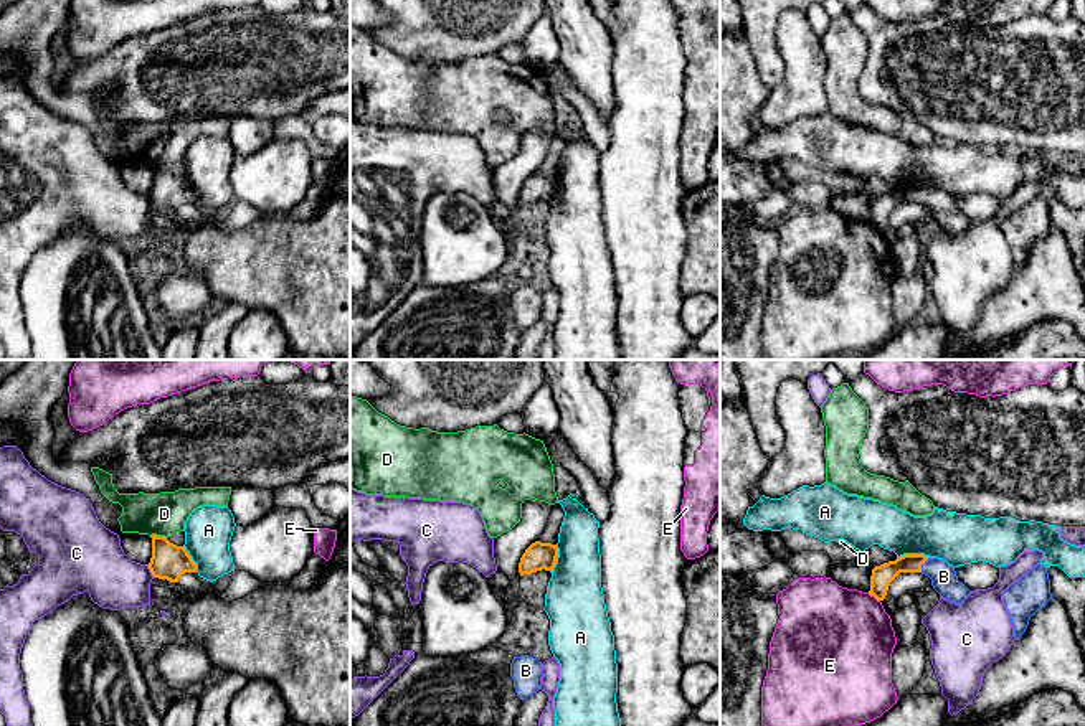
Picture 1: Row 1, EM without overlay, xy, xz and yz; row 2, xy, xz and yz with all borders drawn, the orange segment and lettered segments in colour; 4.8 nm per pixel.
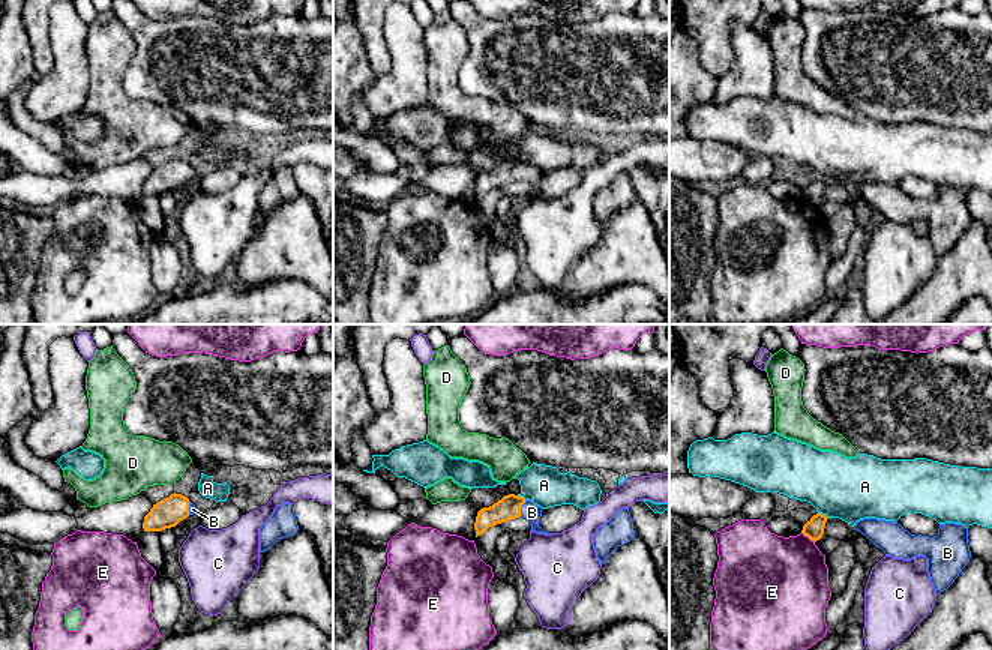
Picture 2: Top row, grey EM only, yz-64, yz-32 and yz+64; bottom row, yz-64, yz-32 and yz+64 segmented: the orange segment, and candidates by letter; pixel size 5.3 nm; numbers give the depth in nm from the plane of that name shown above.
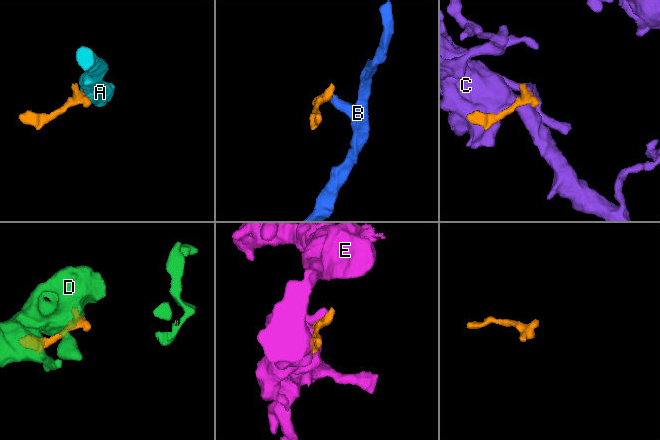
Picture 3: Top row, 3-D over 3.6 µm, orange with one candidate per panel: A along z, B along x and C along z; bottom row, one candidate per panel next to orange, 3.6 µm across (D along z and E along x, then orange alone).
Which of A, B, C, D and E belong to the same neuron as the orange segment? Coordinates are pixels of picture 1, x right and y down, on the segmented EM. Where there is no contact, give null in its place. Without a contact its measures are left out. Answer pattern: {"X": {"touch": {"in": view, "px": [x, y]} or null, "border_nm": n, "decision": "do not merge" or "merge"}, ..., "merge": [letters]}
{"A": {"touch": {"in": "yz", "px": [914, 555]}, "border_nm": 170, "decision": "do not merge"}, "B": {"touch": {"in": "yz", "px": [922, 563]}, "border_nm": 90, "decision": "merge"}, "C": {"touch": {"in": "xy", "px": [151, 571]}, "border_nm": 80, "decision": "do not merge"}, "D": {"touch": {"in": "xy", "px": [159, 537]}, "border_nm": 80, "decision": "do not merge"}, "E": {"touch": {"in": "yz", "px": [874, 596]}, "border_nm": 80, "decision": "do not merge"}, "merge": ["B"]}

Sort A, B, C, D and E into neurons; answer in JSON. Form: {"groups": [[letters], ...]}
{"groups": [["A"], ["B"], ["C"], ["D"], ["E"]]}

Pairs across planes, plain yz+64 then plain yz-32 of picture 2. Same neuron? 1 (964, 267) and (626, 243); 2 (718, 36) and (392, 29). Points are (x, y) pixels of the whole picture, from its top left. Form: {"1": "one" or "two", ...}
{"1": "one", "2": "two"}

